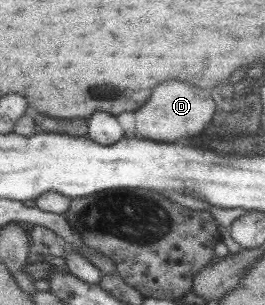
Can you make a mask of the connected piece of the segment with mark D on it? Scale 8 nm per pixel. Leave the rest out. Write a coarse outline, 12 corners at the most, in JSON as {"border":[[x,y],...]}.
{"border":[[182,80],[152,88],[134,112],[138,134],[172,142],[202,132],[216,110]]}

